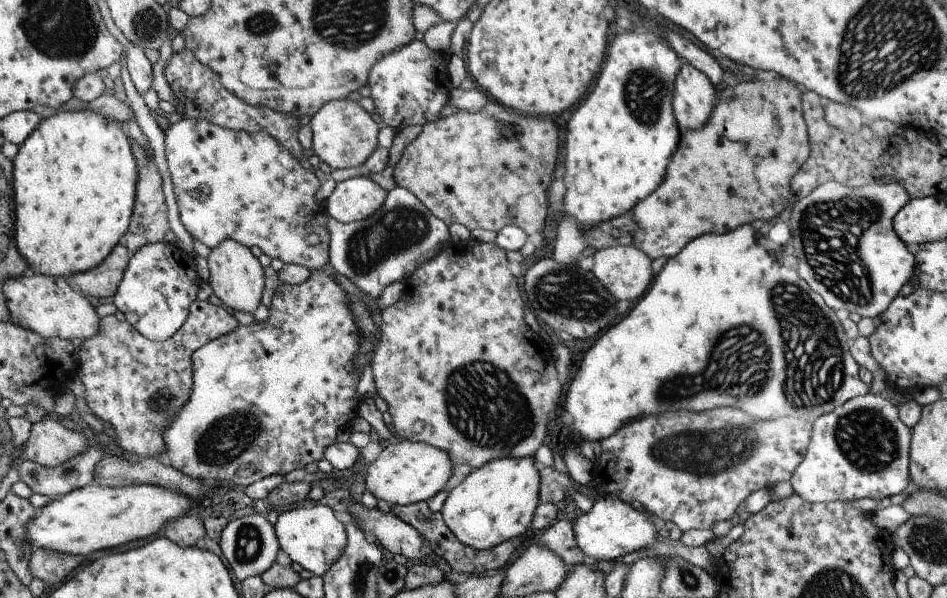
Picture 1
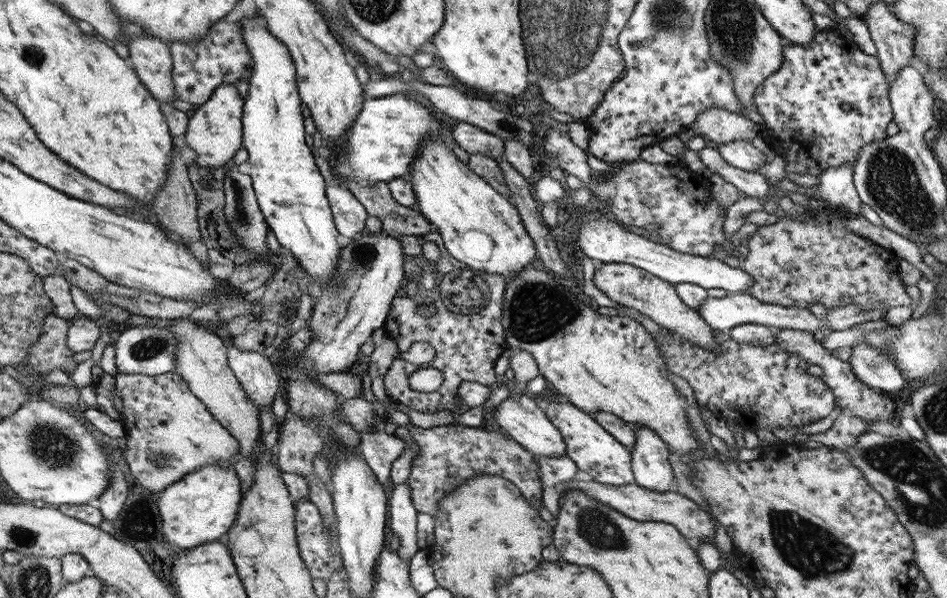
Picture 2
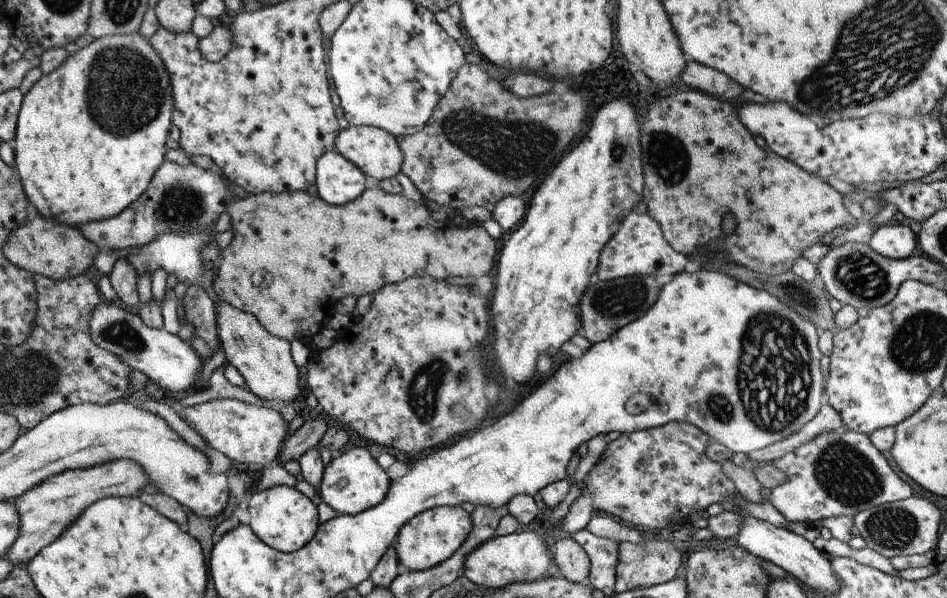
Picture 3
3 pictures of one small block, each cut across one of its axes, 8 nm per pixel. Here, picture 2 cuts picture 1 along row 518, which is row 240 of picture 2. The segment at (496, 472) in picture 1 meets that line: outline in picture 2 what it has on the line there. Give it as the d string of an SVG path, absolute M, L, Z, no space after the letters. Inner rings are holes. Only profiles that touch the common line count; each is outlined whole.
M438 138L426 139L422 143L416 160L412 162L412 174L407 178L413 186L417 208L432 223L444 242L448 252L477 272L505 276L507 282L525 266L532 265L537 250L524 227L517 208L489 182L477 176L456 154Z

